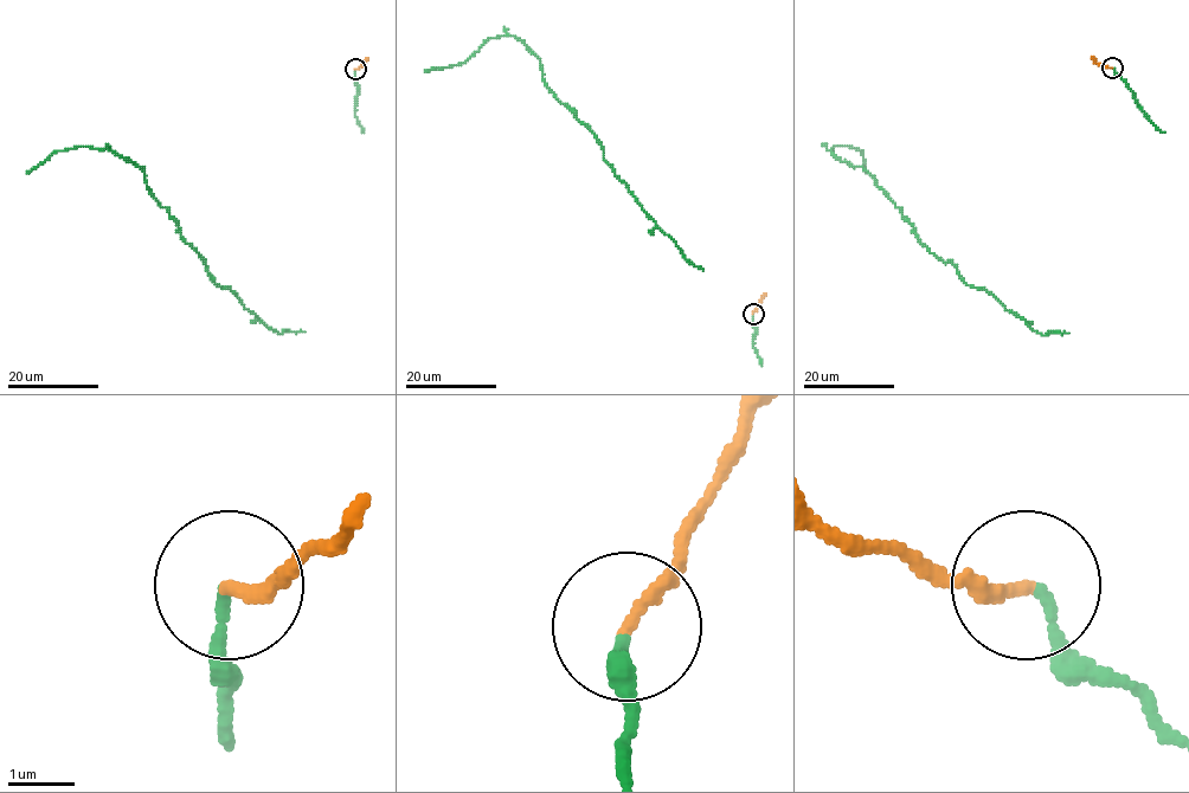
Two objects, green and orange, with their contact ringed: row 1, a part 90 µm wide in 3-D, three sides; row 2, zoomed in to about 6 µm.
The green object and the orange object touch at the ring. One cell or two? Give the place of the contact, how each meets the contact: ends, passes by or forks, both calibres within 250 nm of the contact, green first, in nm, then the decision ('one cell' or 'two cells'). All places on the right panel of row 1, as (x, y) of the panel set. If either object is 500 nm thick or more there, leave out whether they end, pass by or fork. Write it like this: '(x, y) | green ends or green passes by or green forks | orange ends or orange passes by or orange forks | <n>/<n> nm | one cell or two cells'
(1112, 68) | green ends | orange ends | 150/200 nm | one cell

